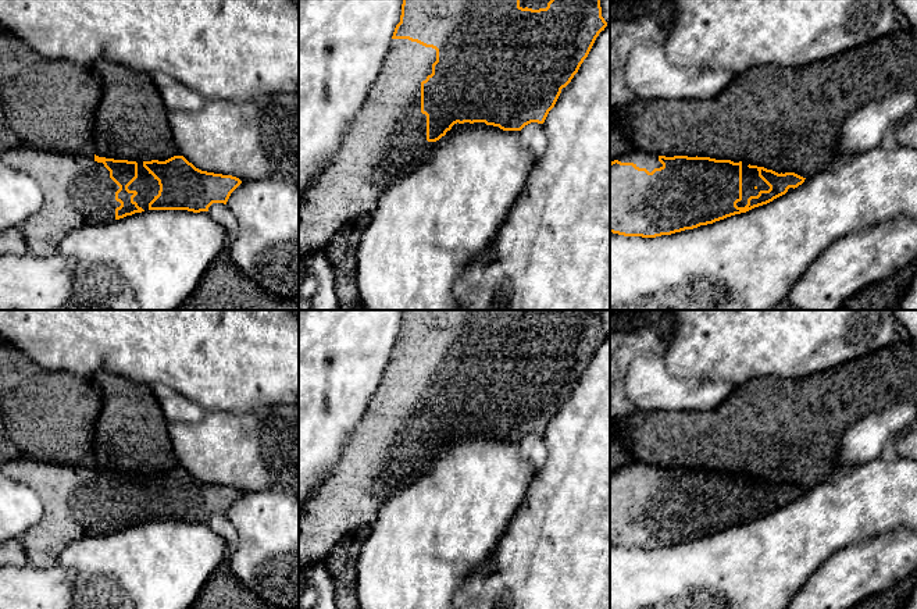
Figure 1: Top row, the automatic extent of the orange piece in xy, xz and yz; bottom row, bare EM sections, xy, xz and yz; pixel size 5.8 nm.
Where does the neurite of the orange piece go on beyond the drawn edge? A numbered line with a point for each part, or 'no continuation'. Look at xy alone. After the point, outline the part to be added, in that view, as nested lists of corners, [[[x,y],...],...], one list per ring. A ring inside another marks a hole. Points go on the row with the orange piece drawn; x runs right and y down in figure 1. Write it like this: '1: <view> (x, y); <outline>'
1: xy (78, 191); [[[15,147],[3,152],[0,159],[8,167],[31,175],[43,190],[42,207],[18,227],[25,236],[31,254],[38,257],[56,254],[58,253],[60,242],[71,231],[86,225],[99,225],[115,221],[115,209],[121,206],[121,203],[115,200],[115,192],[119,186],[110,178],[110,171],[104,164],[94,160],[94,154],[76,156],[29,147]]]

